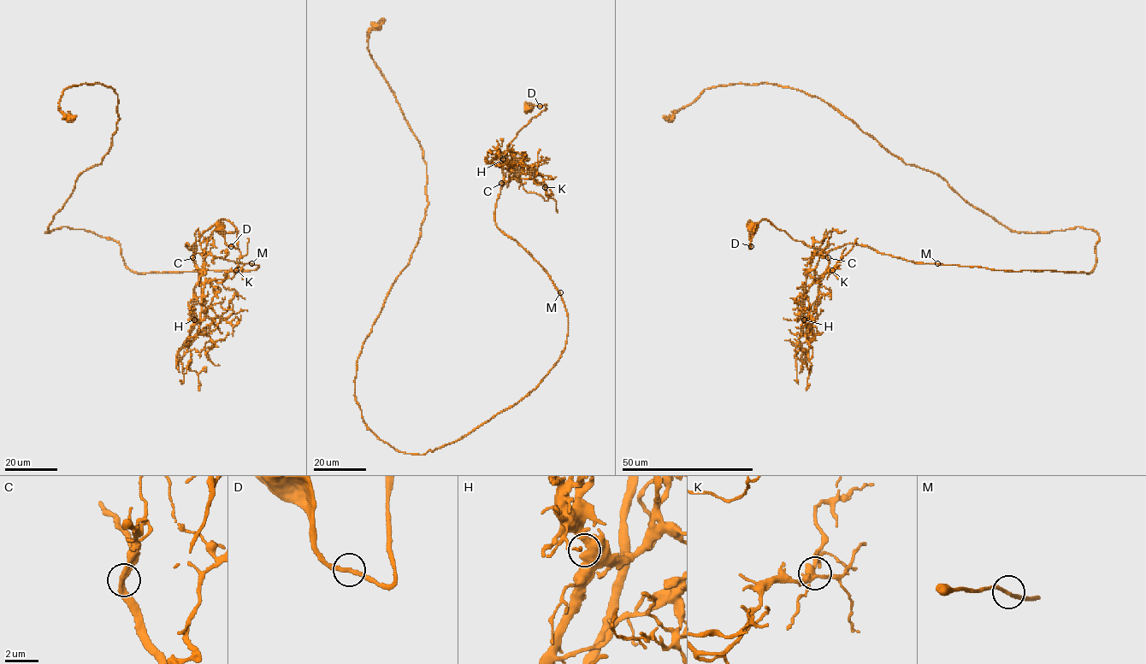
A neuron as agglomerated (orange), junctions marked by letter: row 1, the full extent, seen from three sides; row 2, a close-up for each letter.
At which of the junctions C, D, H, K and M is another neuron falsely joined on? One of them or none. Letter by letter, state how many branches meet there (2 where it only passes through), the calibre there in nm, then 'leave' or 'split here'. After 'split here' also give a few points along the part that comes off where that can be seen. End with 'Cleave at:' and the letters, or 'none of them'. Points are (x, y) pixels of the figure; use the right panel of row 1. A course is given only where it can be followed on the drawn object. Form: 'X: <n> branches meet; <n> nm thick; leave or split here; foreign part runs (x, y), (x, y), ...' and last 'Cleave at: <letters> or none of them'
C: 2 branches meet; 380 nm thick; leave
D: 2 branches meet; 200 nm thick; leave
H: 2 branches meet; 550 nm thick; leave
K: 3 branches meet; 300 nm thick; leave
M: 2 branches meet; 190 nm thick; leave
Cleave at: none of them

